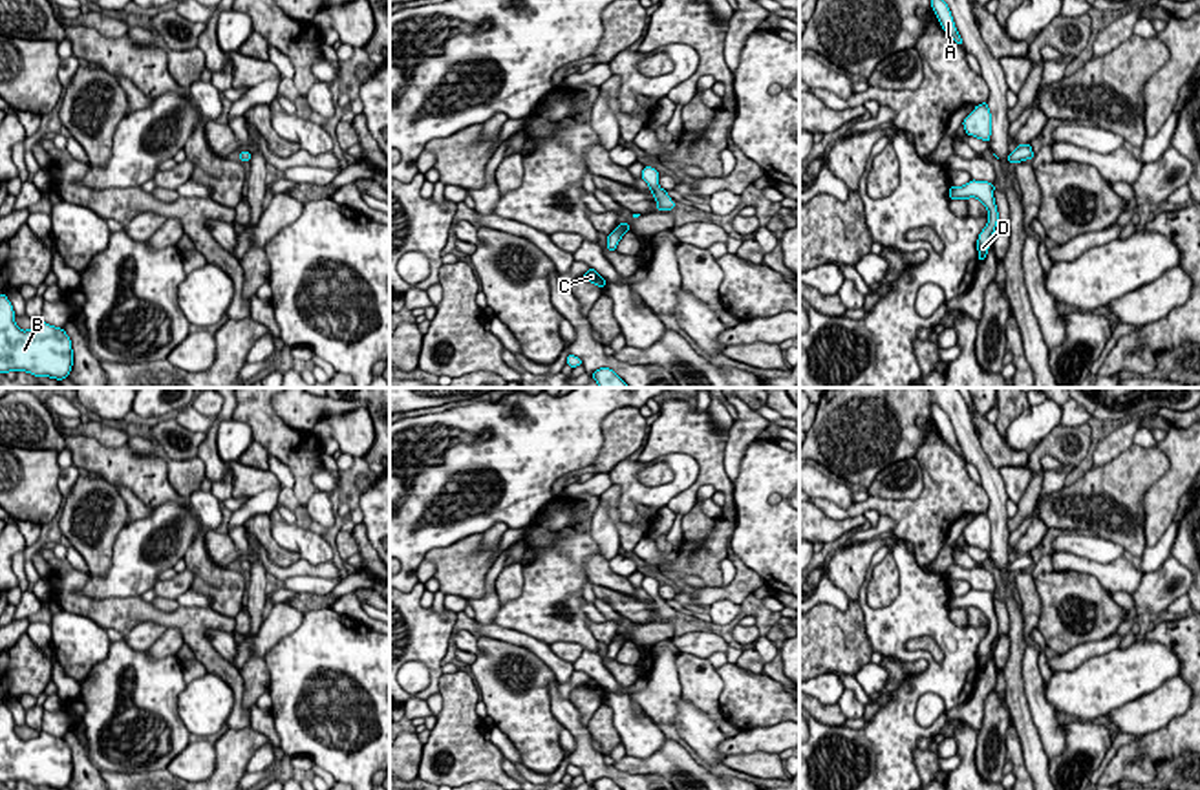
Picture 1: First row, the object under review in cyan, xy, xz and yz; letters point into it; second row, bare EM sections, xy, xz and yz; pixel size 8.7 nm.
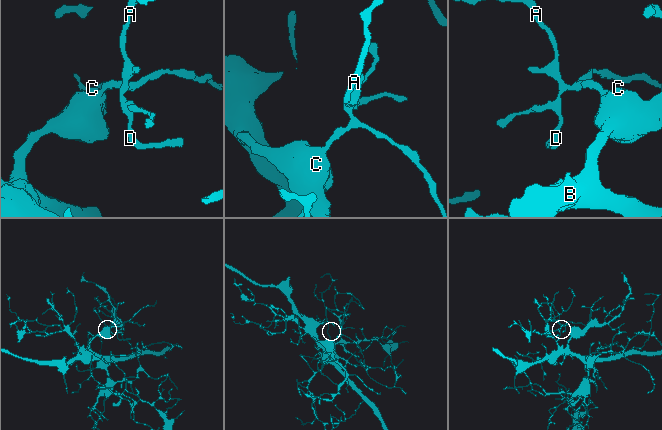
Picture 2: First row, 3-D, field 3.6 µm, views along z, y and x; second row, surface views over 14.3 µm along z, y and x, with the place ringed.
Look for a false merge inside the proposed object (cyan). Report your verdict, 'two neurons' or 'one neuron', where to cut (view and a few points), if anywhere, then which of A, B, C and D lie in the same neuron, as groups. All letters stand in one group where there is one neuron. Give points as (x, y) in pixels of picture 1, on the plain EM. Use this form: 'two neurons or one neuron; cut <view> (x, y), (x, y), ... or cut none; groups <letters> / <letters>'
one neuron; cut none; groups A B C D

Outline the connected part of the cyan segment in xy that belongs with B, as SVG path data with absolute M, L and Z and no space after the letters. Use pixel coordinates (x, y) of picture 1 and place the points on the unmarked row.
M0 704L0 783L27 781L62 790L73 775L71 750L64 739L40 731L22 741L7 706Z

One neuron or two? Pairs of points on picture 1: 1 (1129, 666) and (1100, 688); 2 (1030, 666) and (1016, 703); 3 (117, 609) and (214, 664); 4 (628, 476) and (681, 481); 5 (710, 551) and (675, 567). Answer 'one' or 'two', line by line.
1: one
2: two
3: one
4: one
5: one

